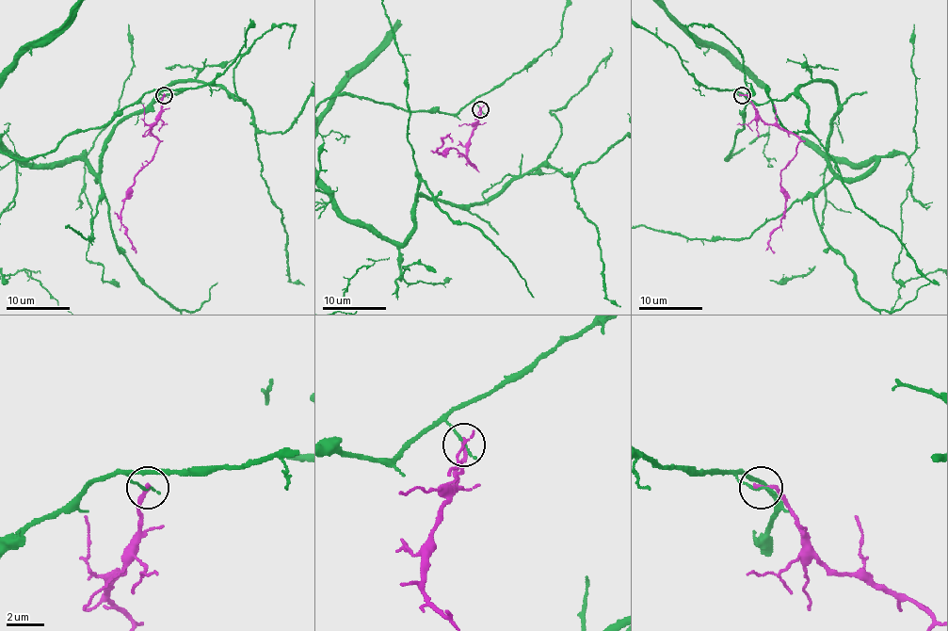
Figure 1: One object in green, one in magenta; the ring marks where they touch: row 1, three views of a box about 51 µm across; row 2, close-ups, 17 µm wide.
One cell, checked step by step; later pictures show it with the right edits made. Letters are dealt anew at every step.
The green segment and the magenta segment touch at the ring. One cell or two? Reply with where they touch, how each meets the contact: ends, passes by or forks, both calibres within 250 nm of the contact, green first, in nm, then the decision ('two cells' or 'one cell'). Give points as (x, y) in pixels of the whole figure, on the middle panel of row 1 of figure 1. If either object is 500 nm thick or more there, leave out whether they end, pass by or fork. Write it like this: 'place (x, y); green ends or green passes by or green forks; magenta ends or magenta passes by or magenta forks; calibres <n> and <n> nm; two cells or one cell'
place (480, 109); green ends; magenta ends; calibres 130 and 220 nm; two cells

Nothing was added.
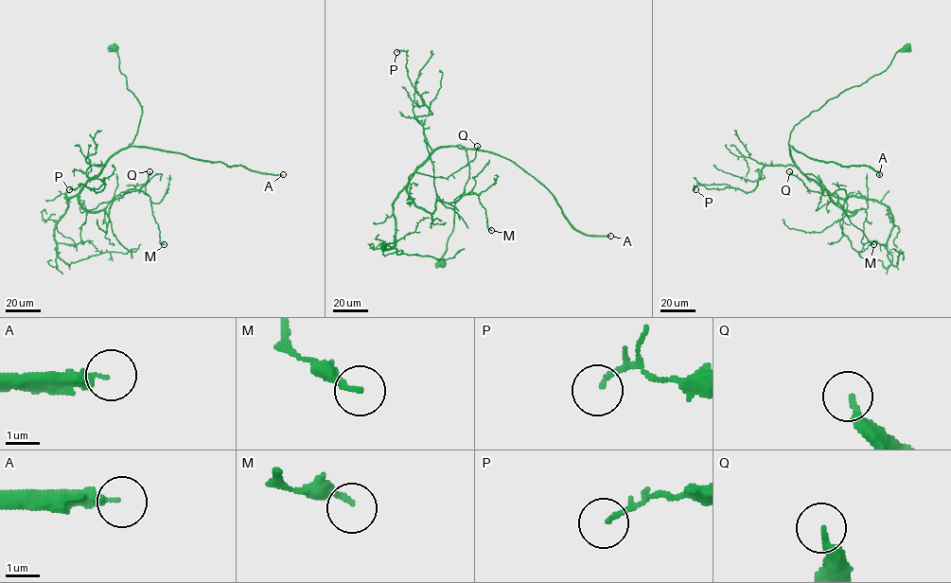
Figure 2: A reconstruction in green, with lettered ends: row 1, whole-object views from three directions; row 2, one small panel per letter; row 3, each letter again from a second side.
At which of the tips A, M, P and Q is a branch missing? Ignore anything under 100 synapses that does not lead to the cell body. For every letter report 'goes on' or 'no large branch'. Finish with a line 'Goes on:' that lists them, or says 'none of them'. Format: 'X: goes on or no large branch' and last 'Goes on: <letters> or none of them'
A: goes on
M: no large branch
P: no large branch
Q: no large branch
Goes on: A

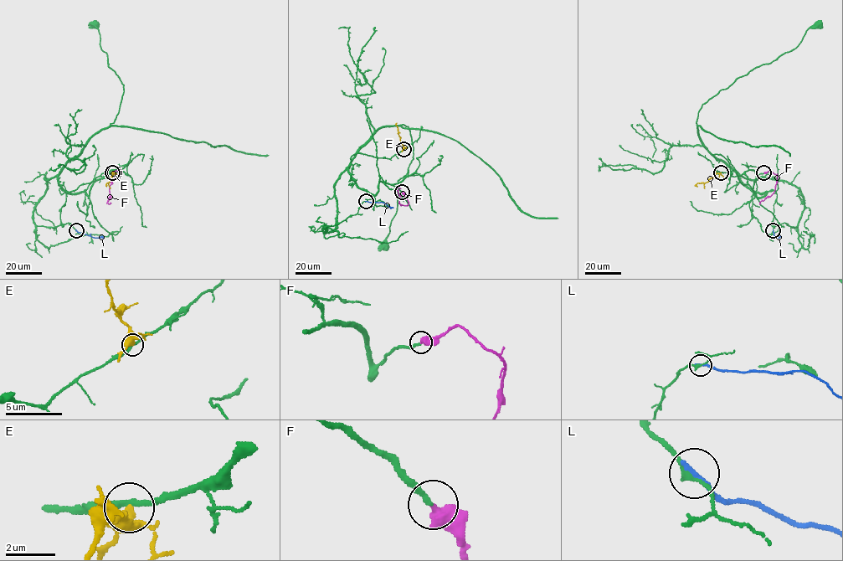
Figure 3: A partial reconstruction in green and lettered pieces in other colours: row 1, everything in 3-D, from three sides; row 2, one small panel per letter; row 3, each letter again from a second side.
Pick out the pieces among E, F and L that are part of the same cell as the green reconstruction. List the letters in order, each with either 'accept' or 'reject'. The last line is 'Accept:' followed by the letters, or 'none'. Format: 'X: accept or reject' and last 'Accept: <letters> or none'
E: reject
F: accept
L: reject
Accept: F

